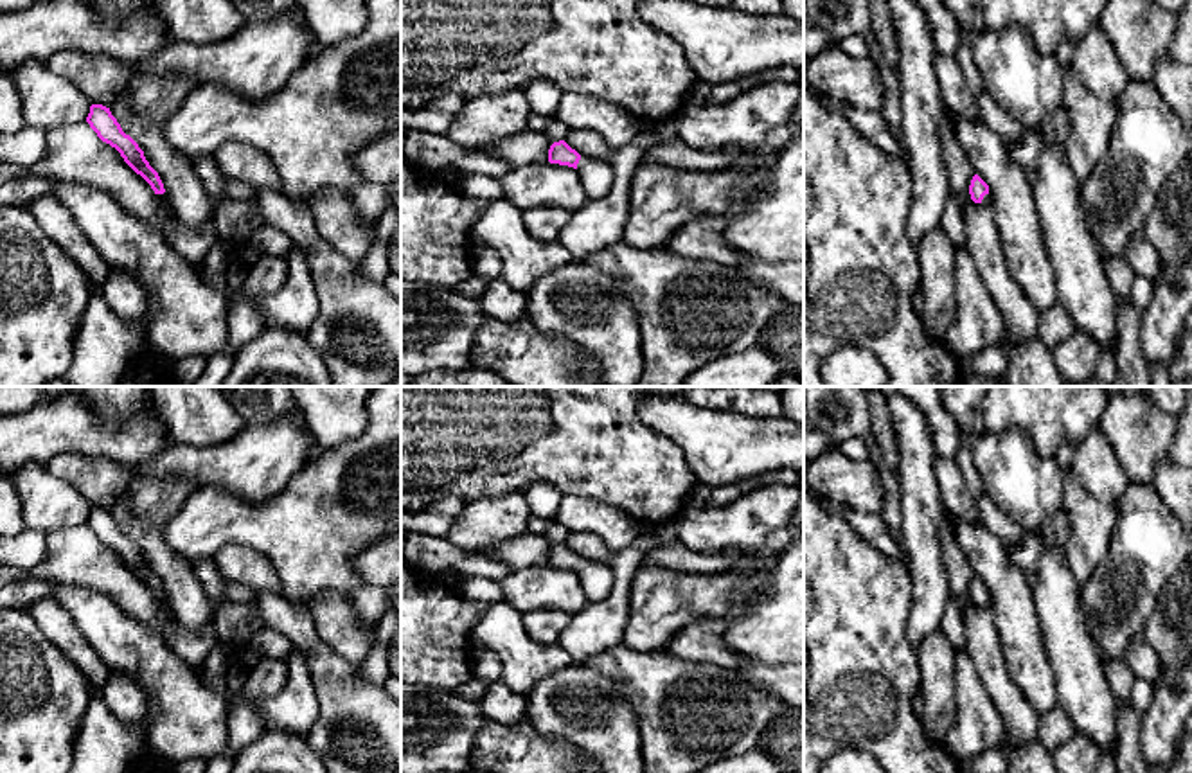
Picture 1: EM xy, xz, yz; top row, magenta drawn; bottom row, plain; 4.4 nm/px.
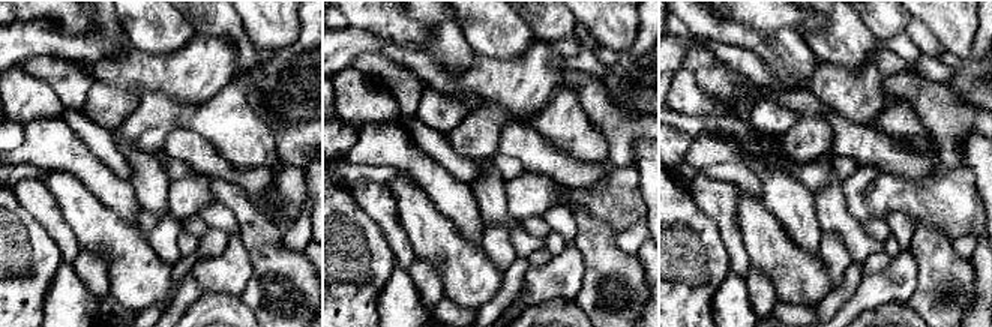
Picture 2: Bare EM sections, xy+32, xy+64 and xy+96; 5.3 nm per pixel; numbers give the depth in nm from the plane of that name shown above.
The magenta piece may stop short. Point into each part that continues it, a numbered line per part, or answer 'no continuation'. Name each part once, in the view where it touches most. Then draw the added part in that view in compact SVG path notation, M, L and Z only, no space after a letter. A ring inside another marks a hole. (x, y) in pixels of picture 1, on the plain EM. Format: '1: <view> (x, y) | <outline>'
1: xz (597, 579) | M583 557L577 566L577 575L588 602L599 602L608 597L615 582L615 575L609 564L588 561Z

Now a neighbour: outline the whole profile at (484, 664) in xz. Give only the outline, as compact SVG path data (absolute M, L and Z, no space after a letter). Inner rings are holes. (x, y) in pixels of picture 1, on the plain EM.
M471 645L469 656L475 678L482 678L489 683L500 680L502 667L493 651Z

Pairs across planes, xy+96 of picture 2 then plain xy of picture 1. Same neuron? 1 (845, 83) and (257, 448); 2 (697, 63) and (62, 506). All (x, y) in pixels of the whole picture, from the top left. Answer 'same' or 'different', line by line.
1: same
2: different

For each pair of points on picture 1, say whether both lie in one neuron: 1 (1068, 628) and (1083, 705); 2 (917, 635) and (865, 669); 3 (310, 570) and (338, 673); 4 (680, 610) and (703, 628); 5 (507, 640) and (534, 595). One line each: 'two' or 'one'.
1: one
2: two
3: two
4: two
5: two

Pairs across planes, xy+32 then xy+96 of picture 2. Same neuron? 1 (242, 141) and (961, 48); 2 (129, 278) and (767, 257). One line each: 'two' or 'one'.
1: two
2: one

